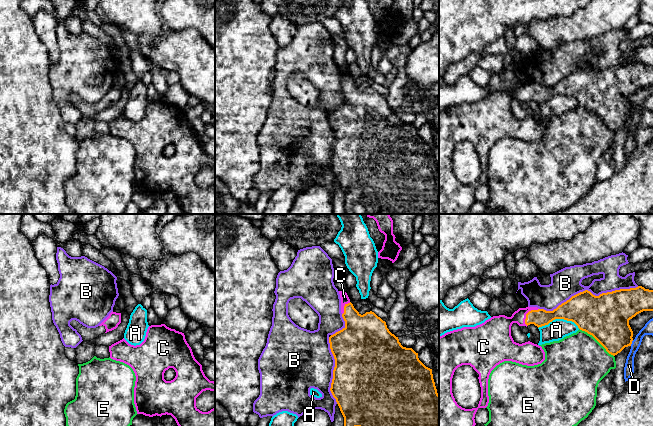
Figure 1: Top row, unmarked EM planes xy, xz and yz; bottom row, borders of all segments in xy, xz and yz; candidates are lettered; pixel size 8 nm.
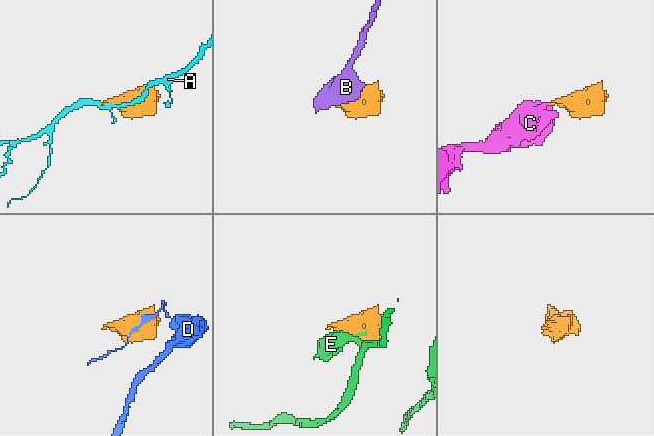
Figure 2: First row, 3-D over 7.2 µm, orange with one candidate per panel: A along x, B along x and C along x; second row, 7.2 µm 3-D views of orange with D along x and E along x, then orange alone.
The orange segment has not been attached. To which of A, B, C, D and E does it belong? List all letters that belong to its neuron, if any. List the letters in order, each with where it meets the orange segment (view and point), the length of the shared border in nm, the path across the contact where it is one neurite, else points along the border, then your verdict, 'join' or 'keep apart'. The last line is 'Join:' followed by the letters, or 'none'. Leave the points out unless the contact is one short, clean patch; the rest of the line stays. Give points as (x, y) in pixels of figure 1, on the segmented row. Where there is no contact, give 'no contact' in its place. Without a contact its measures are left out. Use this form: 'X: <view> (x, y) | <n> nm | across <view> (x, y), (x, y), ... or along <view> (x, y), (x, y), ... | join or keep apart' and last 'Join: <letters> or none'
A: yz (559, 318) | 340 nm | keep apart
B: yz (588, 291) | 800 nm | keep apart
C: yz (526, 314) | 170 nm | across yz (540, 317), (526, 314), (498, 327) | join
D: yz (631, 343) | 50 nm | keep apart
E: yz (596, 339) | 360 nm | keep apart
Join: C

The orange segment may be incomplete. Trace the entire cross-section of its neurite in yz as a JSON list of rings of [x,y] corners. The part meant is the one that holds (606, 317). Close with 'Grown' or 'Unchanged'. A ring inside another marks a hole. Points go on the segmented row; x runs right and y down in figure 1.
[[[642,286],[630,289],[620,289],[612,292],[602,293],[599,296],[593,295],[585,290],[569,300],[559,305],[553,311],[546,311],[537,307],[519,308],[511,317],[505,315],[493,316],[484,323],[475,327],[463,327],[445,333],[439,337],[439,426],[475,426],[475,414],[479,408],[486,408],[489,403],[488,379],[491,371],[504,361],[512,361],[522,365],[534,366],[541,364],[545,360],[545,352],[541,346],[530,341],[519,344],[511,336],[511,326],[517,323],[519,326],[528,326],[534,324],[542,327],[548,325],[555,319],[564,319],[574,322],[582,331],[592,335],[606,351],[615,356],[625,347],[631,346],[633,341],[633,331],[629,325],[629,320],[643,311],[653,311],[653,290],[645,289]],[[462,365],[470,365],[479,374],[479,383],[481,387],[481,398],[477,408],[465,409],[457,404],[452,393],[452,378],[455,370]]]. Grown

